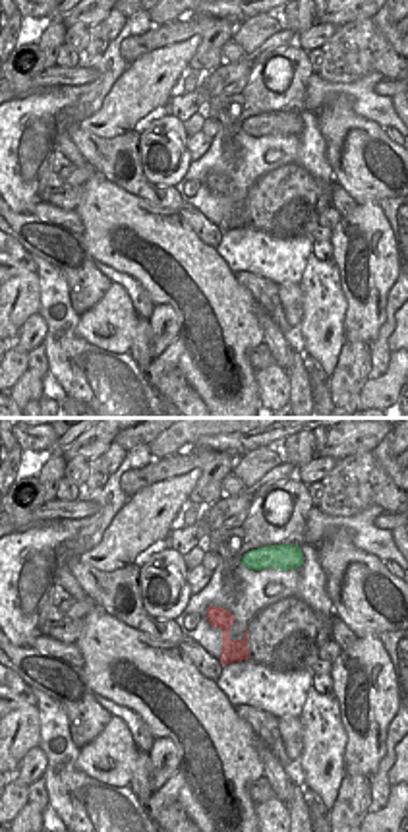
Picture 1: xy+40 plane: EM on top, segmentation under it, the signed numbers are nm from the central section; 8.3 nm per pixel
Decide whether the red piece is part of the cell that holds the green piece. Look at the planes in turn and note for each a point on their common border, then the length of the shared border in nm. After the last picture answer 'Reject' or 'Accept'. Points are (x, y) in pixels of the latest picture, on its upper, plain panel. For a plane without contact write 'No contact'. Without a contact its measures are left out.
No contact.

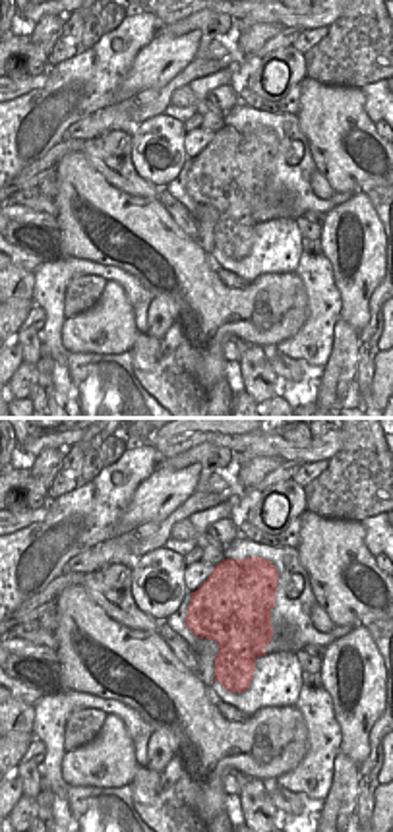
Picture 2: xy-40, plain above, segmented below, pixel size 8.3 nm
No contact.

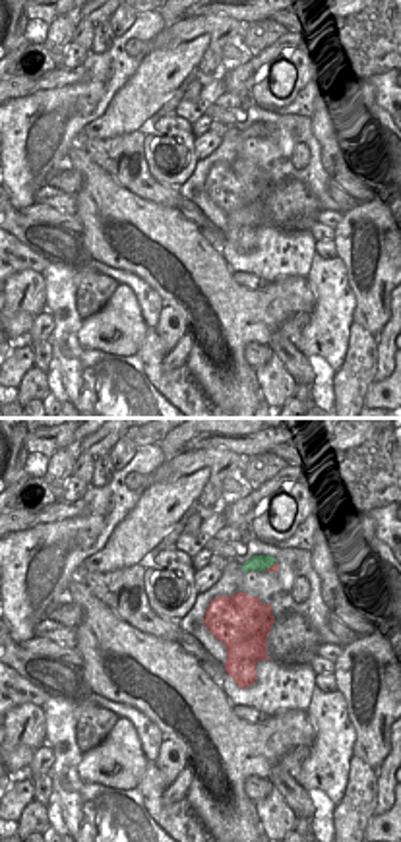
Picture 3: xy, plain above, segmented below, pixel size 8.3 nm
Touches green at (270, 132). Shared border 130 nm.

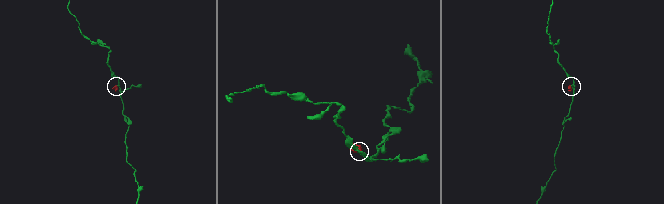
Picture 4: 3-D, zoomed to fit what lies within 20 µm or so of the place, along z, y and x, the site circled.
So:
Accept.

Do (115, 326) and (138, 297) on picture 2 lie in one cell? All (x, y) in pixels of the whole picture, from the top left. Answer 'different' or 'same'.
different

